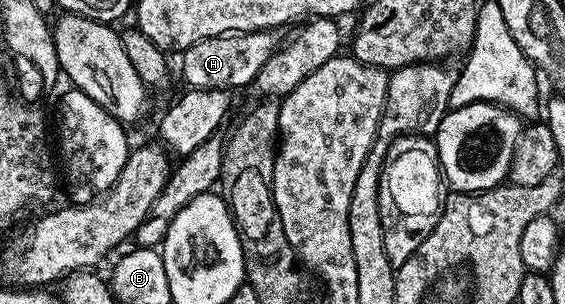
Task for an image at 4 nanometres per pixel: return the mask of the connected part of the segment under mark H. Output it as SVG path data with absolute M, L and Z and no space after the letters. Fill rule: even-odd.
M257 30L247 34L221 34L219 38L205 38L181 51L182 78L187 87L195 90L230 90L247 86L264 68L264 60L272 56L280 45L278 30Z

